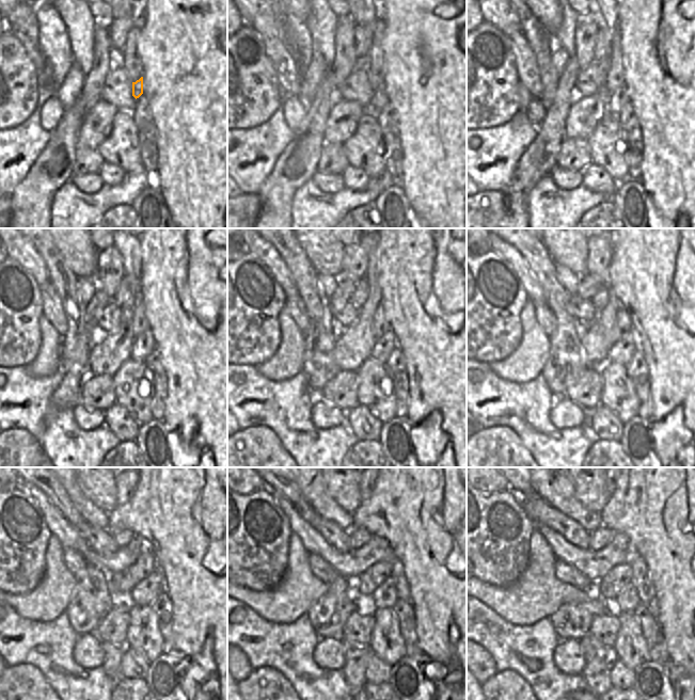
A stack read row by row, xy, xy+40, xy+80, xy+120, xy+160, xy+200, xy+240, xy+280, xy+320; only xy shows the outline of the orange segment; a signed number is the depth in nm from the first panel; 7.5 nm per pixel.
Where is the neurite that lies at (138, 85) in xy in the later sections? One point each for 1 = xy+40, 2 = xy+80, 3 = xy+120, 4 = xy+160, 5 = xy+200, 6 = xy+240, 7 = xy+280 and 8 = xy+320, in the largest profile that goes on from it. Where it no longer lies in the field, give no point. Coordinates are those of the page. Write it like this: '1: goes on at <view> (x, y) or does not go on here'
1: goes on at xy+40 (379, 99)
2: goes on at xy+80 (619, 98)
3: goes on at xy+120 (143, 344)
4: goes on at xy+160 (383, 346)
5: goes on at xy+200 (621, 352)
6: goes on at xy+240 (145, 592)
7: goes on at xy+280 (385, 595)
8: goes on at xy+320 (628, 600)

